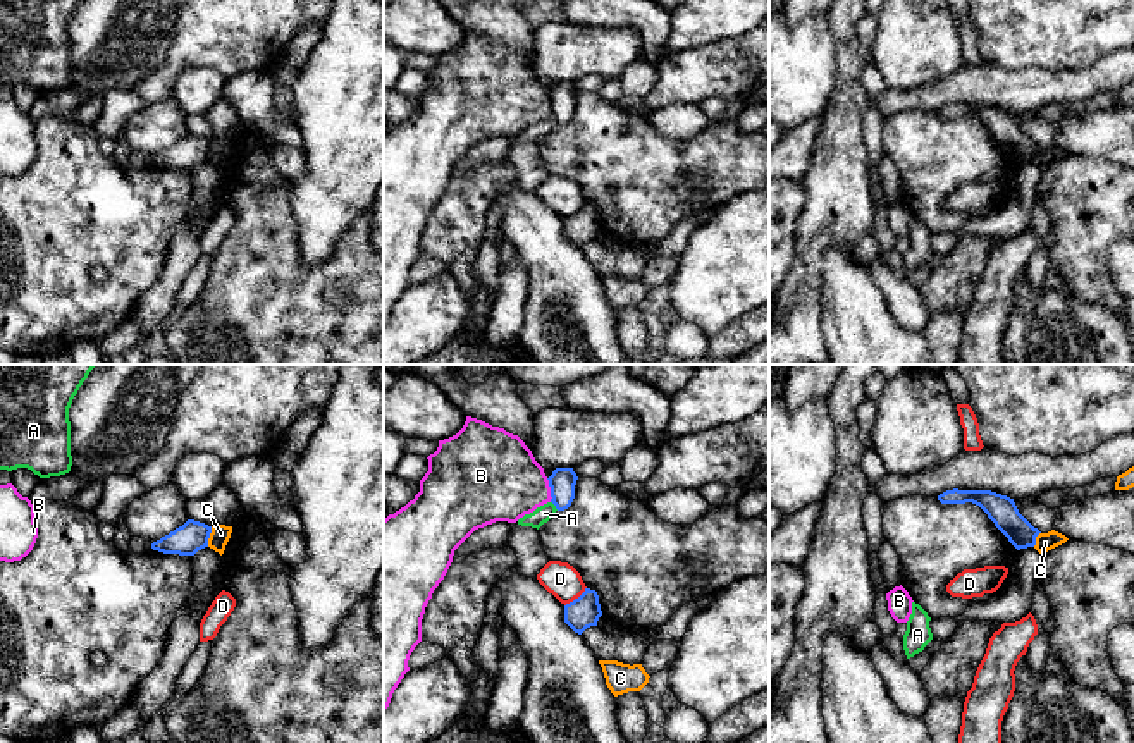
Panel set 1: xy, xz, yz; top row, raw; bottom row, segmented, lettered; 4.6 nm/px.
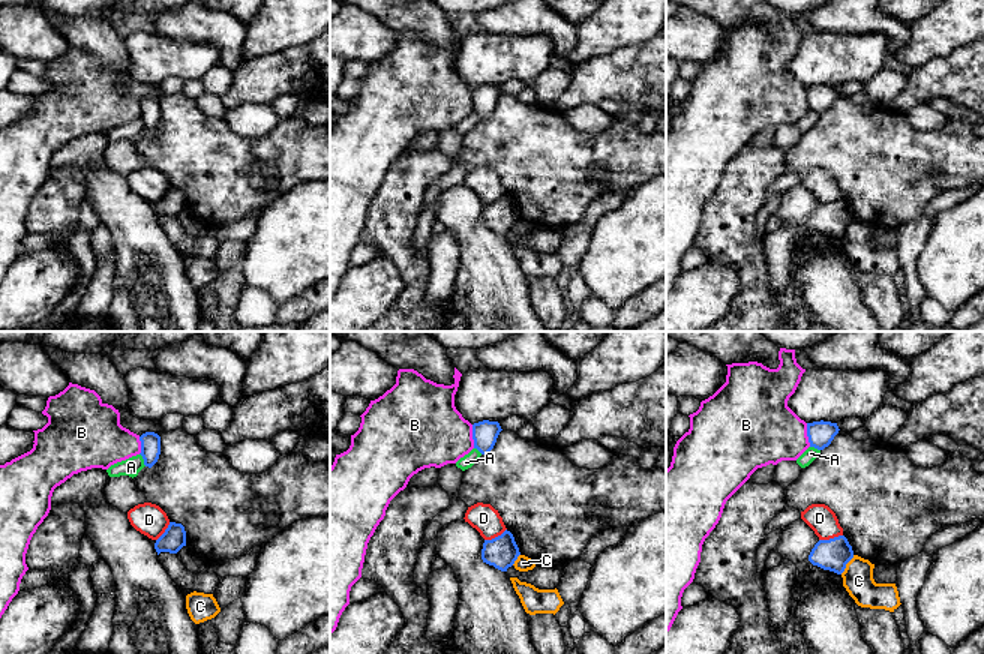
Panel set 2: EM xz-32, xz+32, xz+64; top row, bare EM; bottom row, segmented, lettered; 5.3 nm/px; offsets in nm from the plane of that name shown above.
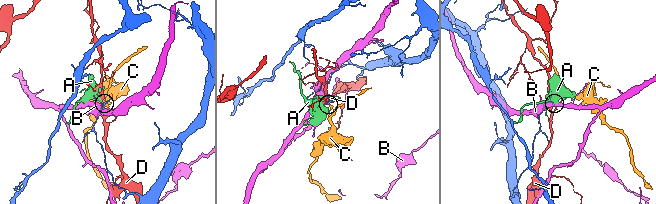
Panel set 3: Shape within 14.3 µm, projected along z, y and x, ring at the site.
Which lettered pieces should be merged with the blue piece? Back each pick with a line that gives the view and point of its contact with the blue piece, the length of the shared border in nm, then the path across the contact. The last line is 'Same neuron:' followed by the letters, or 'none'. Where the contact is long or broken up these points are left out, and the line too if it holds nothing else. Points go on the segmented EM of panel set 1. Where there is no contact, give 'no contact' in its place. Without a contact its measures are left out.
Same neuron: none

